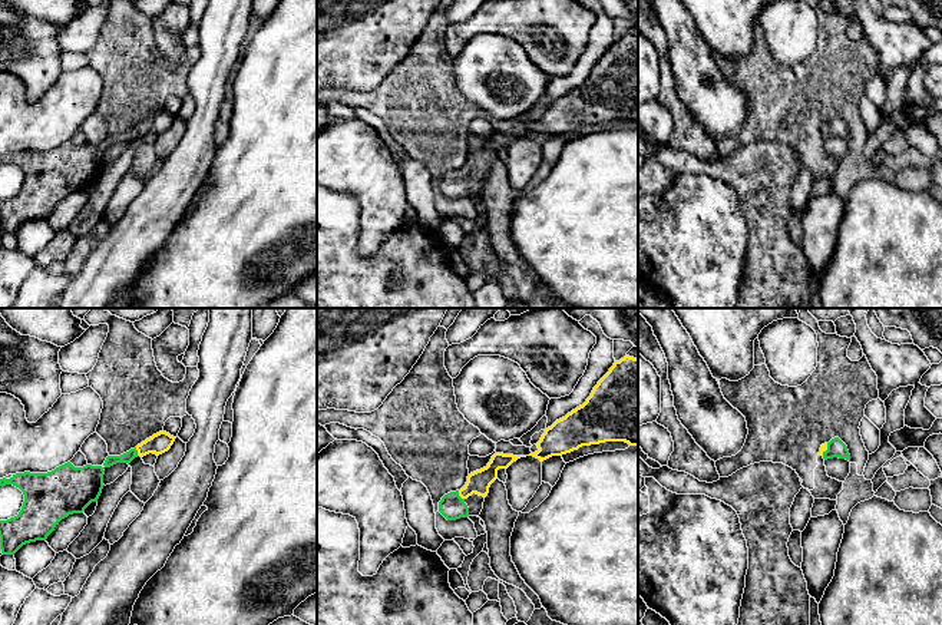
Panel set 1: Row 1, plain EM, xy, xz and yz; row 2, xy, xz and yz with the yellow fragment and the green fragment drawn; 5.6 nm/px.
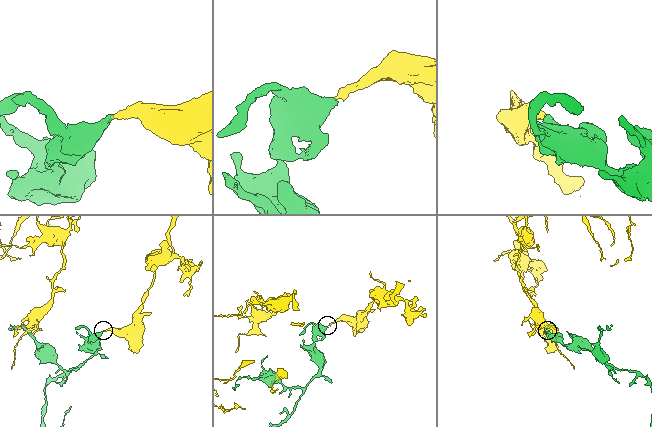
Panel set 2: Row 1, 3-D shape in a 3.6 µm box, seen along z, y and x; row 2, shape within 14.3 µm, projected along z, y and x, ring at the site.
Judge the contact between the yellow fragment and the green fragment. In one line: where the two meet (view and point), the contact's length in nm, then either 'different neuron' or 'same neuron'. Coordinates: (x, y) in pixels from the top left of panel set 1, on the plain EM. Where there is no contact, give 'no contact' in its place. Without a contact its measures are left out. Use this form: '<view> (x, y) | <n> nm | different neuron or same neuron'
xz (459, 174) | 70 nm | same neuron

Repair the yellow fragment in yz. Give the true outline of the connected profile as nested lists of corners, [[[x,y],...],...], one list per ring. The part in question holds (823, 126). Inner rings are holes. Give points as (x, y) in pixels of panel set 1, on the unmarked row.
[[[834,116],[829,122],[822,123],[819,133],[824,139],[839,136],[850,140],[847,125],[839,116]]]

